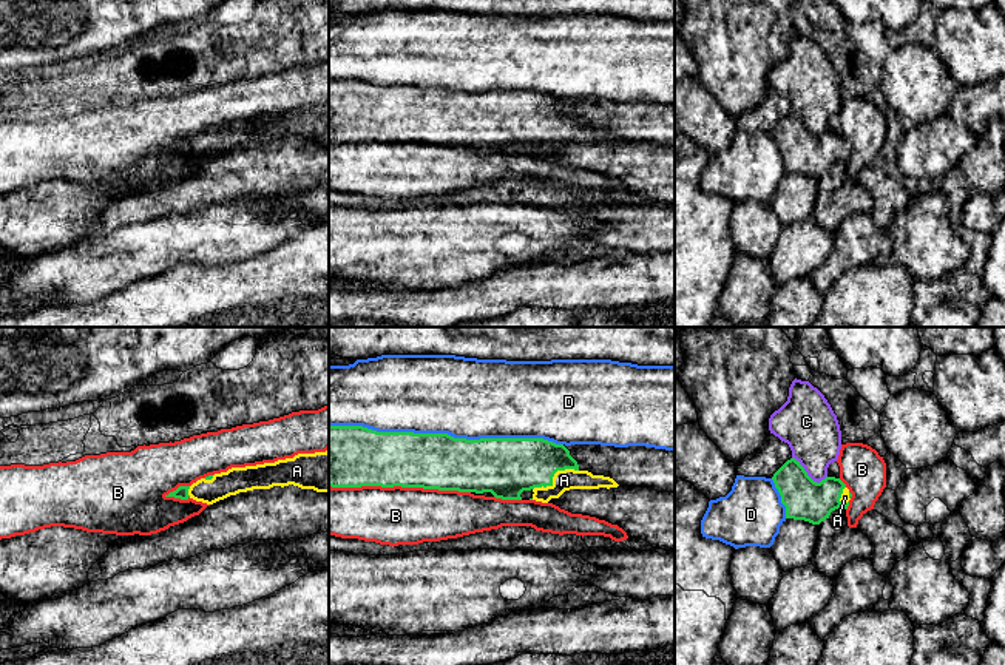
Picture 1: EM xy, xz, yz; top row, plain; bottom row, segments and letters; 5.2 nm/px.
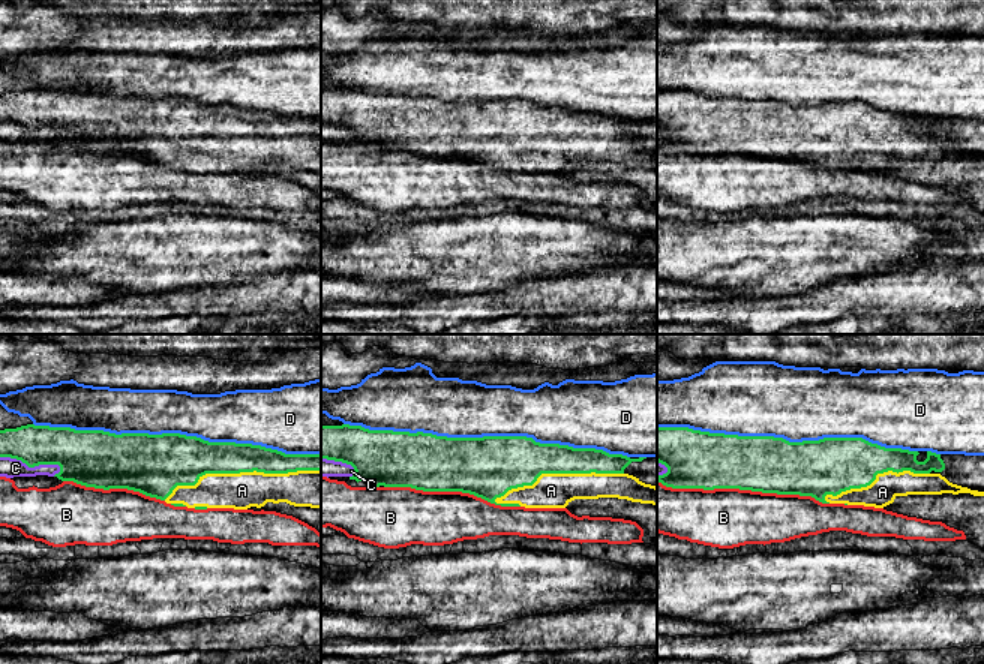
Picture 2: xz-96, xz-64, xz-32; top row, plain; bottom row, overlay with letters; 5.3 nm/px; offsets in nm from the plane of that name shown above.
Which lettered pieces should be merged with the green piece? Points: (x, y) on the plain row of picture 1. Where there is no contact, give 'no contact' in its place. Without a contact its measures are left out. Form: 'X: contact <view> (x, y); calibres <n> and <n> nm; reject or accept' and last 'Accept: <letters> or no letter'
A: contact xz (553, 130); calibres 300 and 110 nm; accept
B: contact xz (400, 139); calibres 300 and 300 nm; reject
C: contact yz (808, 130); calibres 220 and 280 nm; reject
D: contact xz (446, 88); calibres 280 and 420 nm; reject
Accept: A

